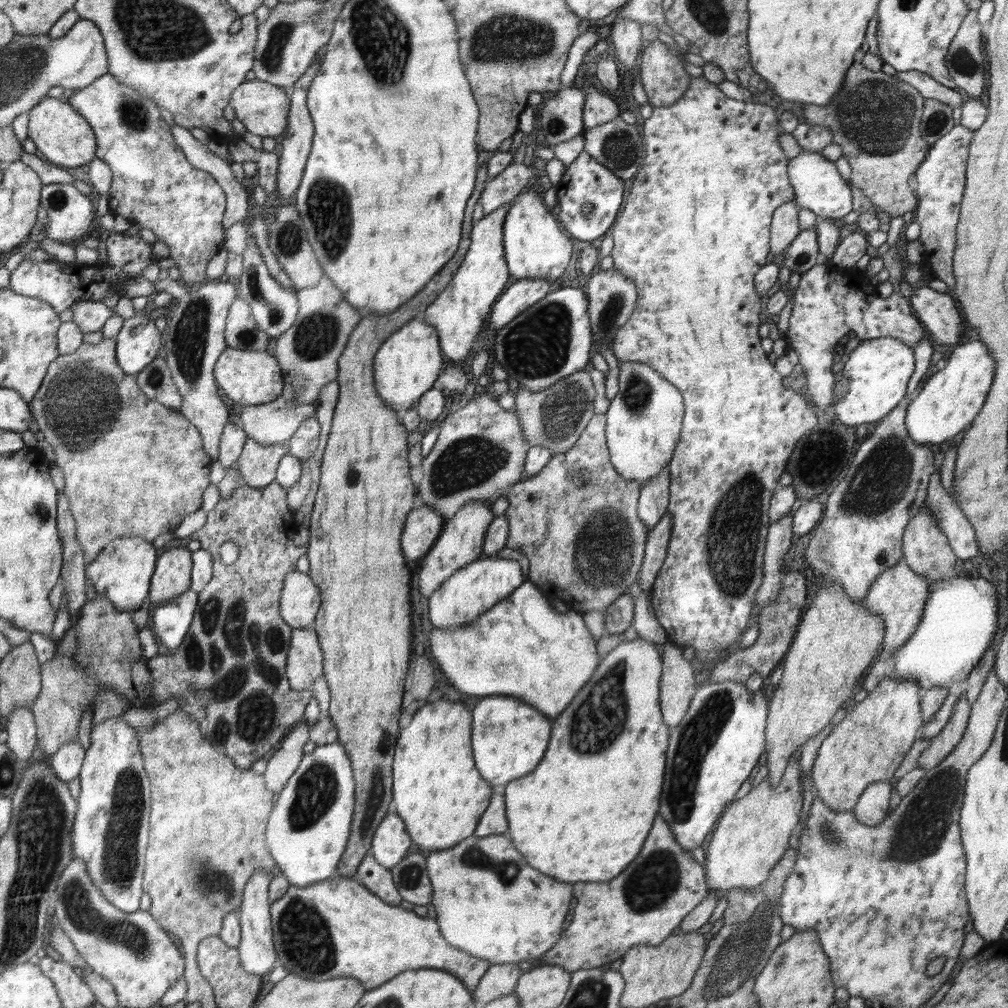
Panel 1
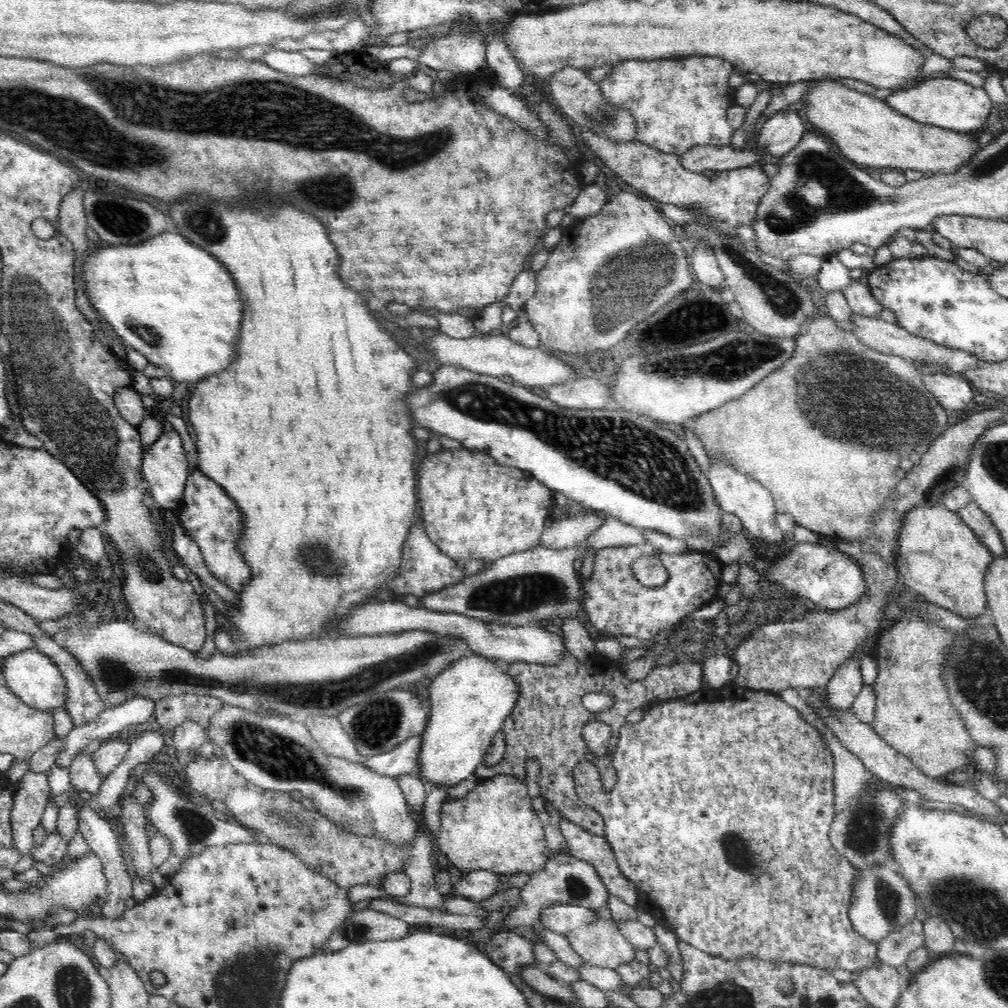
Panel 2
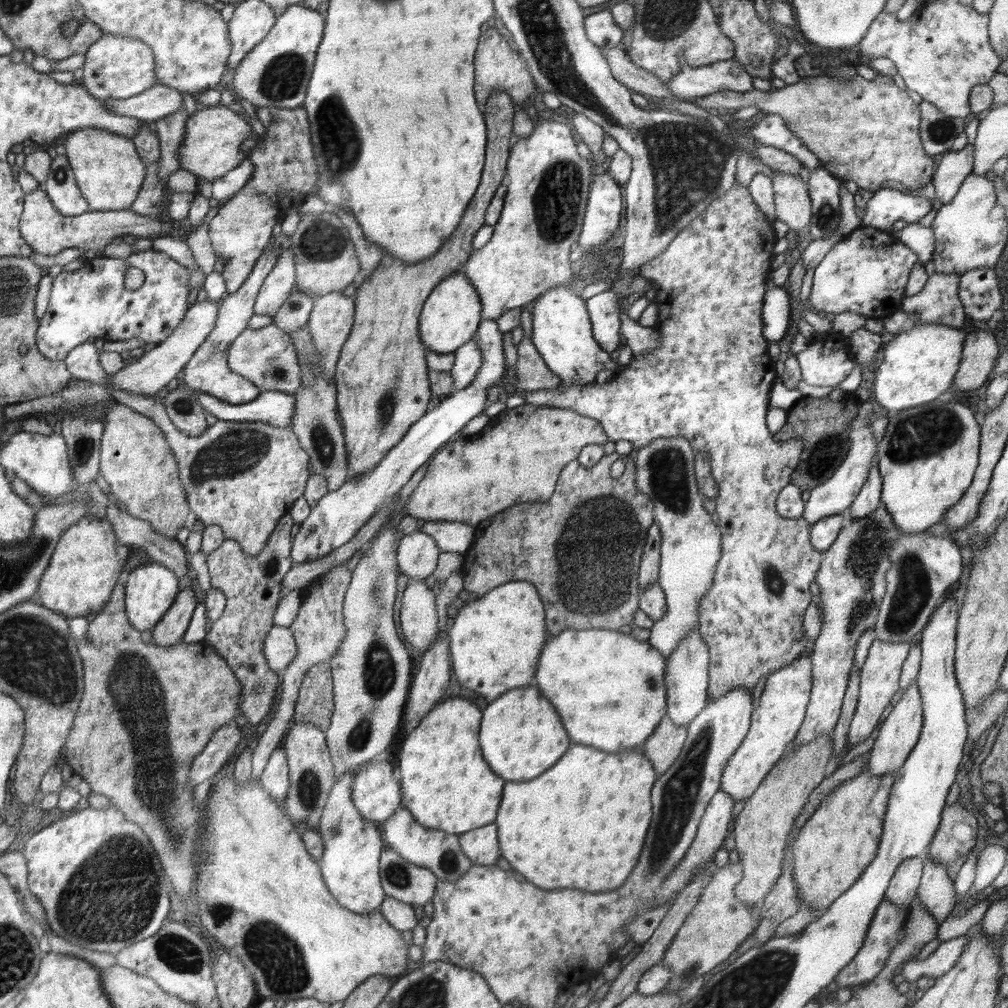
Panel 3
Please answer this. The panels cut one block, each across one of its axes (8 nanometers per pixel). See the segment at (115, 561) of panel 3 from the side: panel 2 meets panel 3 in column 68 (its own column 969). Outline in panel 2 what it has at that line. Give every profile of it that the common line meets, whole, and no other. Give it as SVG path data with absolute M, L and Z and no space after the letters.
M922 504L904 514L900 528L900 542L896 554L898 582L906 584L912 594L922 594L928 604L946 608L966 620L974 620L988 612L988 598L984 578L994 556L982 546L976 534L964 524L964 520L944 508L944 504Z

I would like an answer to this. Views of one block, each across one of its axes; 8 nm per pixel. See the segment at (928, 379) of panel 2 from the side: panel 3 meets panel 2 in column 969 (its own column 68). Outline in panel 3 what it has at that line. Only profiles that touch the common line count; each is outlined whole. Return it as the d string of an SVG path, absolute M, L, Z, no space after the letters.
M211 302L193 304L193 306L189 306L185 310L185 316L177 324L177 328L163 342L159 342L155 348L143 352L135 362L123 366L121 370L117 370L115 374L107 376L101 382L85 382L85 380L77 382L77 380L69 380L65 386L61 386L51 396L61 398L63 404L75 404L75 406L85 406L85 404L91 406L91 404L97 404L97 402L113 400L115 392L135 394L135 396L143 396L143 398L157 398L157 392L171 378L175 378L179 374L179 370L189 362L189 358L197 350L197 346L201 346L201 342L205 342L205 338L213 330L215 318L217 318L217 304L211 304Z

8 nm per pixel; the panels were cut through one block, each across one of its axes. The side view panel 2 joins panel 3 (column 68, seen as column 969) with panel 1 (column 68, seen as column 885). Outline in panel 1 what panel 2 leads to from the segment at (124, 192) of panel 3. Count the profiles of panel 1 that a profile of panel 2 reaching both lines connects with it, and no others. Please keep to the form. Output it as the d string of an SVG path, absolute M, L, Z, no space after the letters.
M45 96L27 112L27 116L27 138L35 144L37 154L43 160L57 168L85 168L95 158L95 134L87 120L67 100Z

